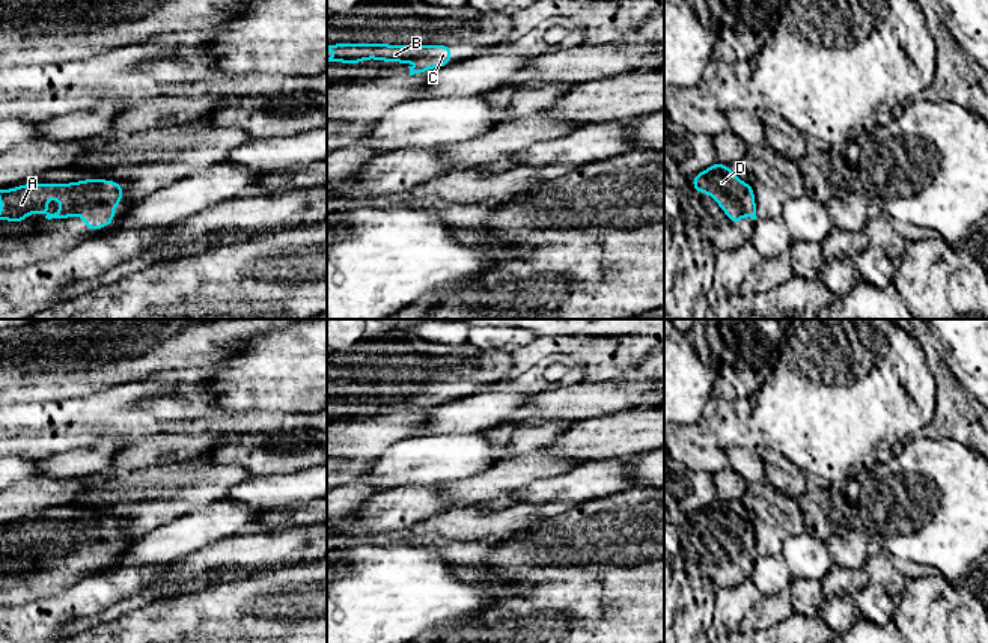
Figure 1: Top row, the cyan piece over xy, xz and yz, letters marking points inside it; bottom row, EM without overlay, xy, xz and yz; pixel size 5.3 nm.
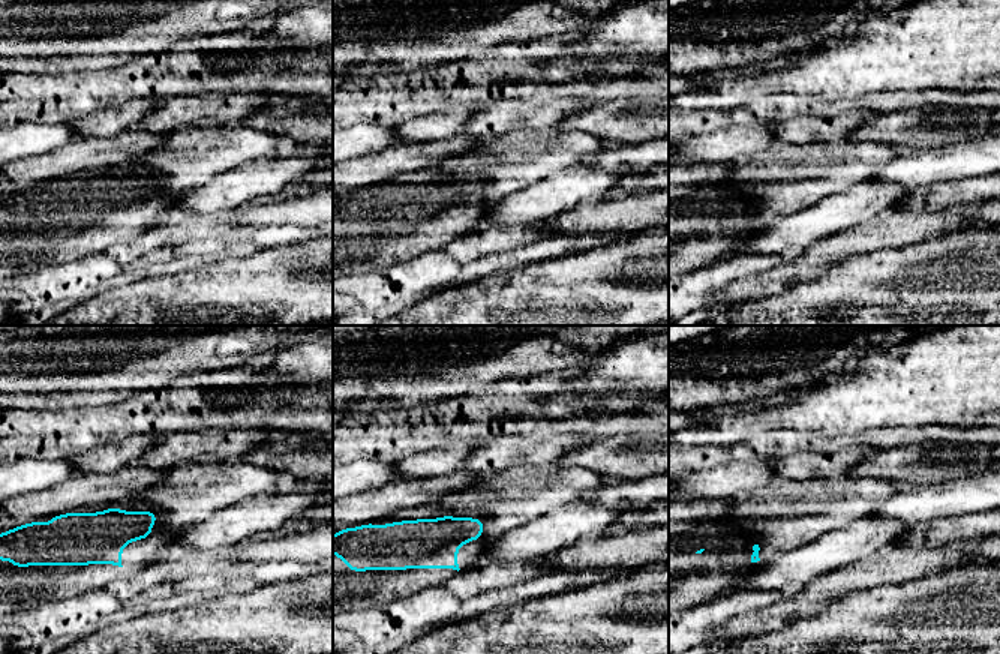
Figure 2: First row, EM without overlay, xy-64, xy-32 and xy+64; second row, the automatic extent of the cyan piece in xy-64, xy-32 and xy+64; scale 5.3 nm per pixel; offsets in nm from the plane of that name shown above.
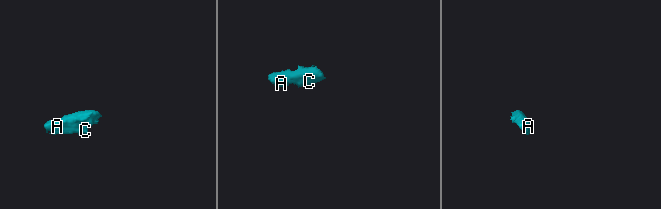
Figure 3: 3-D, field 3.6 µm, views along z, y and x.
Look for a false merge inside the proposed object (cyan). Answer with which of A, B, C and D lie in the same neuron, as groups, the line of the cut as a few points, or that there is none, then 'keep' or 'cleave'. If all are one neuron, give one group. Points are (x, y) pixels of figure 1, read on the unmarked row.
A B C D; no cut; keep

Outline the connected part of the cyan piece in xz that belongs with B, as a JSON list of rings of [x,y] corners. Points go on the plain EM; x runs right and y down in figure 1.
[[[327,381],[327,389],[337,387],[328,399],[361,401],[366,396],[407,401],[419,398],[419,404],[408,404],[410,413],[446,404],[452,399],[452,382],[390,382],[390,381]]]

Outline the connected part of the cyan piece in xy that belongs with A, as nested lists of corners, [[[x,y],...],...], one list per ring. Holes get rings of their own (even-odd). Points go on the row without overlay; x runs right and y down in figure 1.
[[[84,517],[69,521],[21,521],[18,526],[0,527],[0,557],[23,560],[29,551],[44,551],[45,556],[68,556],[81,553],[87,568],[107,565],[114,557],[114,544],[124,538],[124,526],[116,518]],[[51,535],[60,538],[60,547],[54,551],[47,548]]]

